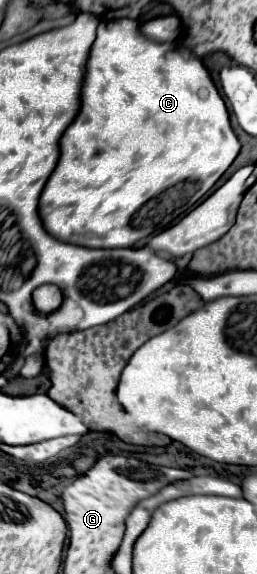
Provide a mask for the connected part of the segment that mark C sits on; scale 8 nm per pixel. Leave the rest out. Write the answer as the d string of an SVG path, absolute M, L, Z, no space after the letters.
M118 18L118 20L102 20L98 26L96 40L90 48L90 56L86 62L86 74L82 82L82 96L80 96L80 112L74 122L66 128L60 138L60 158L58 164L48 178L42 196L40 196L40 218L44 222L44 230L54 236L56 240L84 246L84 248L130 248L138 240L148 238L154 232L162 232L174 224L178 224L188 212L192 212L206 192L222 178L222 174L232 166L236 156L240 154L240 142L230 126L228 108L214 86L208 70L200 62L200 58L182 46L172 46L172 42L156 42L142 34L140 22L132 18Z

